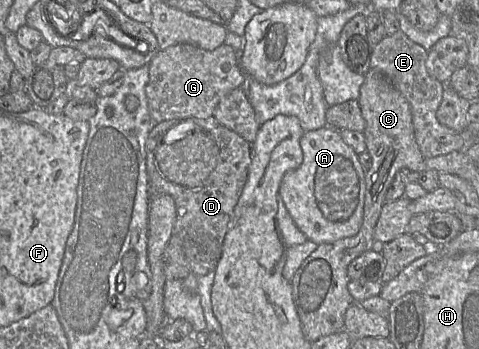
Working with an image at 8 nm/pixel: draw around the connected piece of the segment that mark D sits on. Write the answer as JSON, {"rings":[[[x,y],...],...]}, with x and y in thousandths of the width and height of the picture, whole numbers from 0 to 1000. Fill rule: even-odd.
{"rings":[[[445,332],[413,341],[359,341],[322,355],[303,413],[305,487],[309,501],[311,573],[334,556],[355,559],[367,593],[367,630],[357,679],[340,725],[347,799],[382,802],[397,785],[397,745],[415,745],[436,779],[445,777],[461,734],[463,702],[474,668],[489,596],[518,510],[526,415],[489,375],[459,355]],[[411,361],[434,378],[457,421],[451,479],[409,539],[392,539],[359,524],[344,510],[328,473],[324,427],[338,407],[370,404],[363,367],[386,370]]]}

